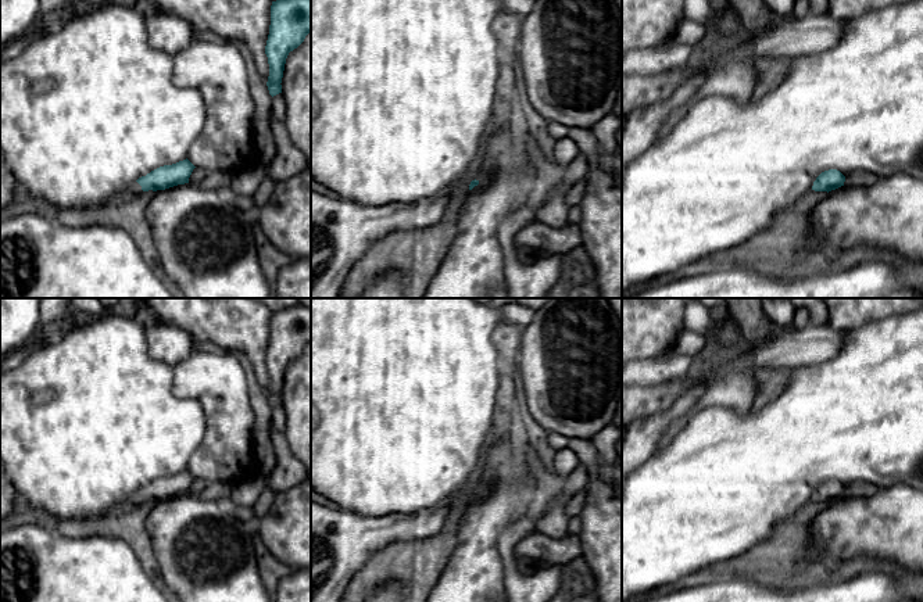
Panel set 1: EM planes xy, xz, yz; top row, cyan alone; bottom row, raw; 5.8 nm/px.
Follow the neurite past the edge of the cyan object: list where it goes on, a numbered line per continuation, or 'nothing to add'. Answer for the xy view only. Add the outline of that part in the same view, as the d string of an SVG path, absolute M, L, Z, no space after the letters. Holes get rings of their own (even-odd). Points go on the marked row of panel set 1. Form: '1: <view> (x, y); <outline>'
1: xy (133, 189); M137 182L129 184L129 187L117 198L117 201L128 201L133 196L142 193L142 186Z

